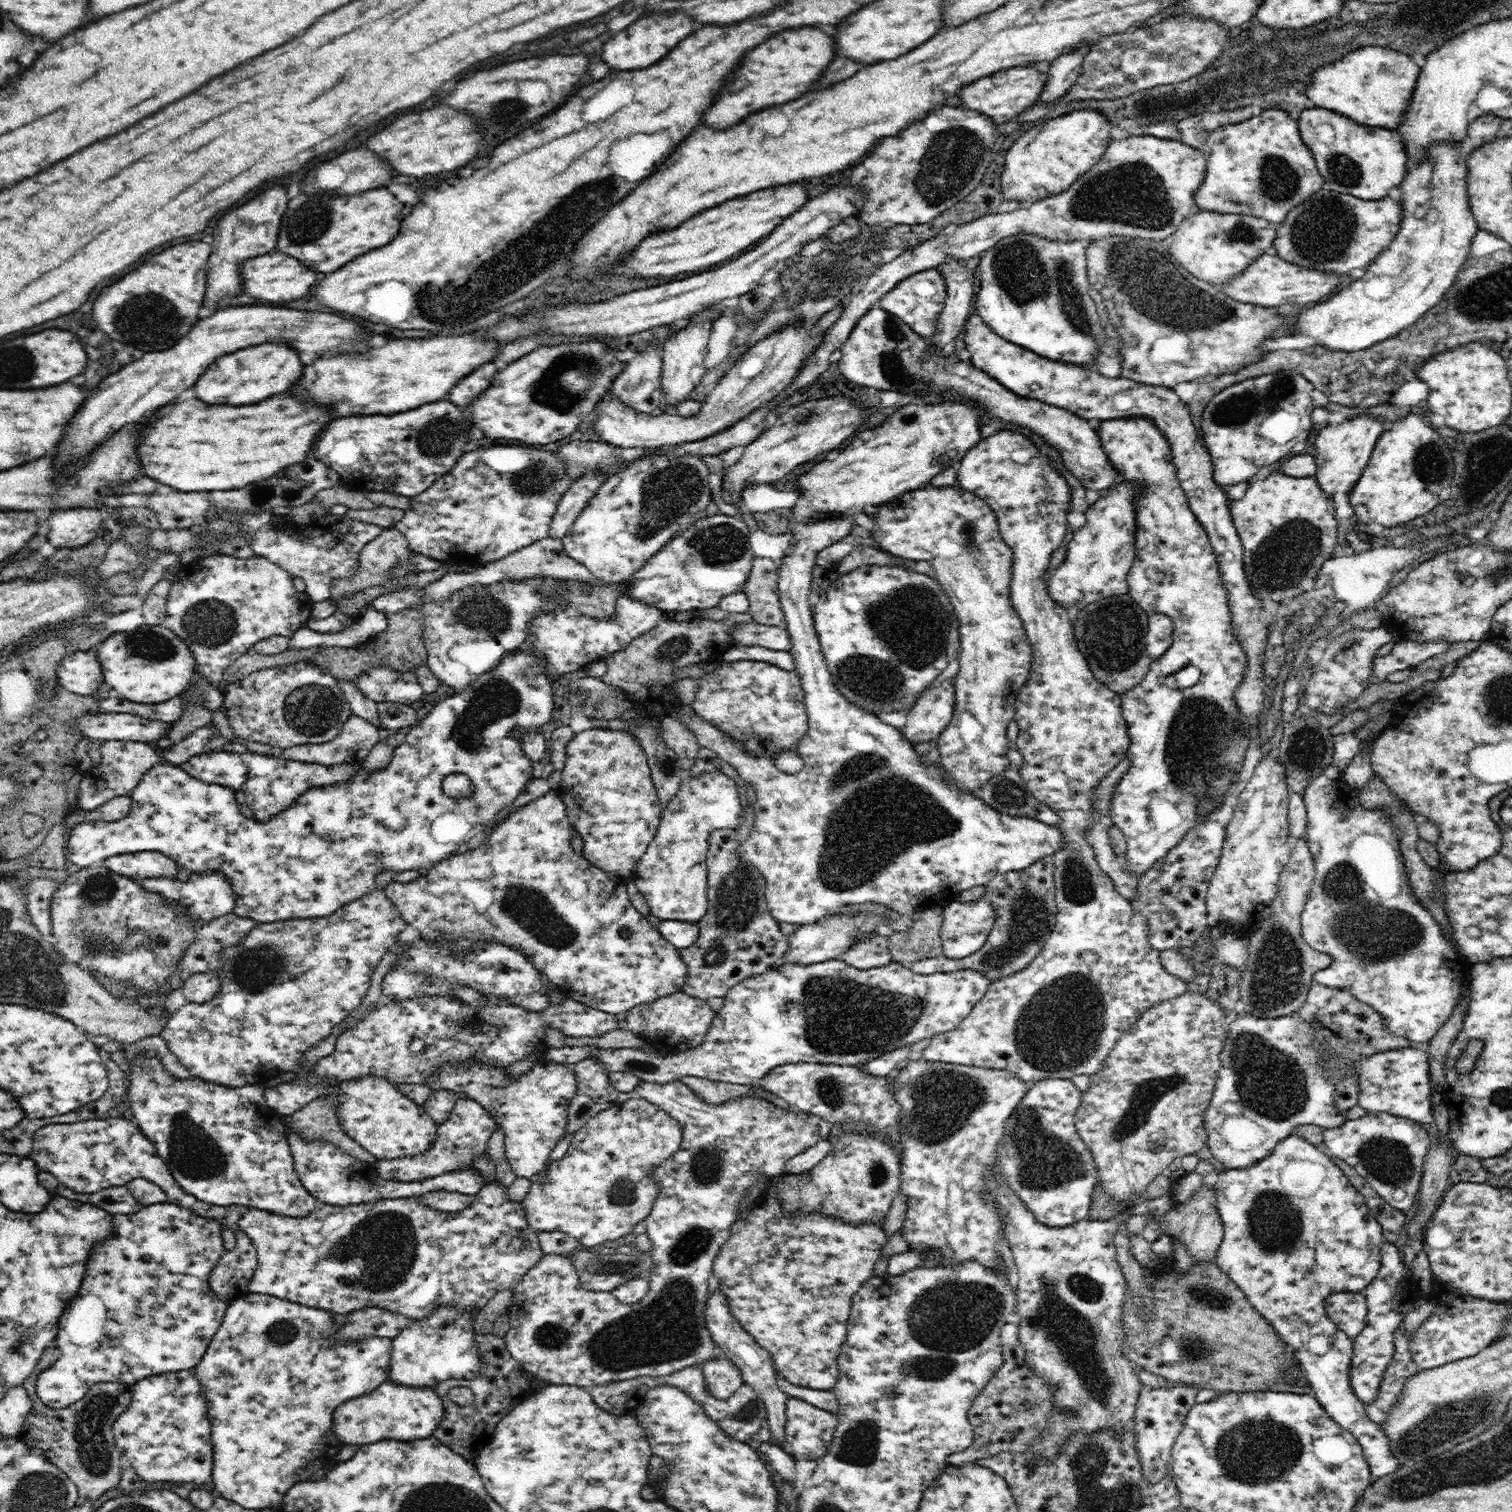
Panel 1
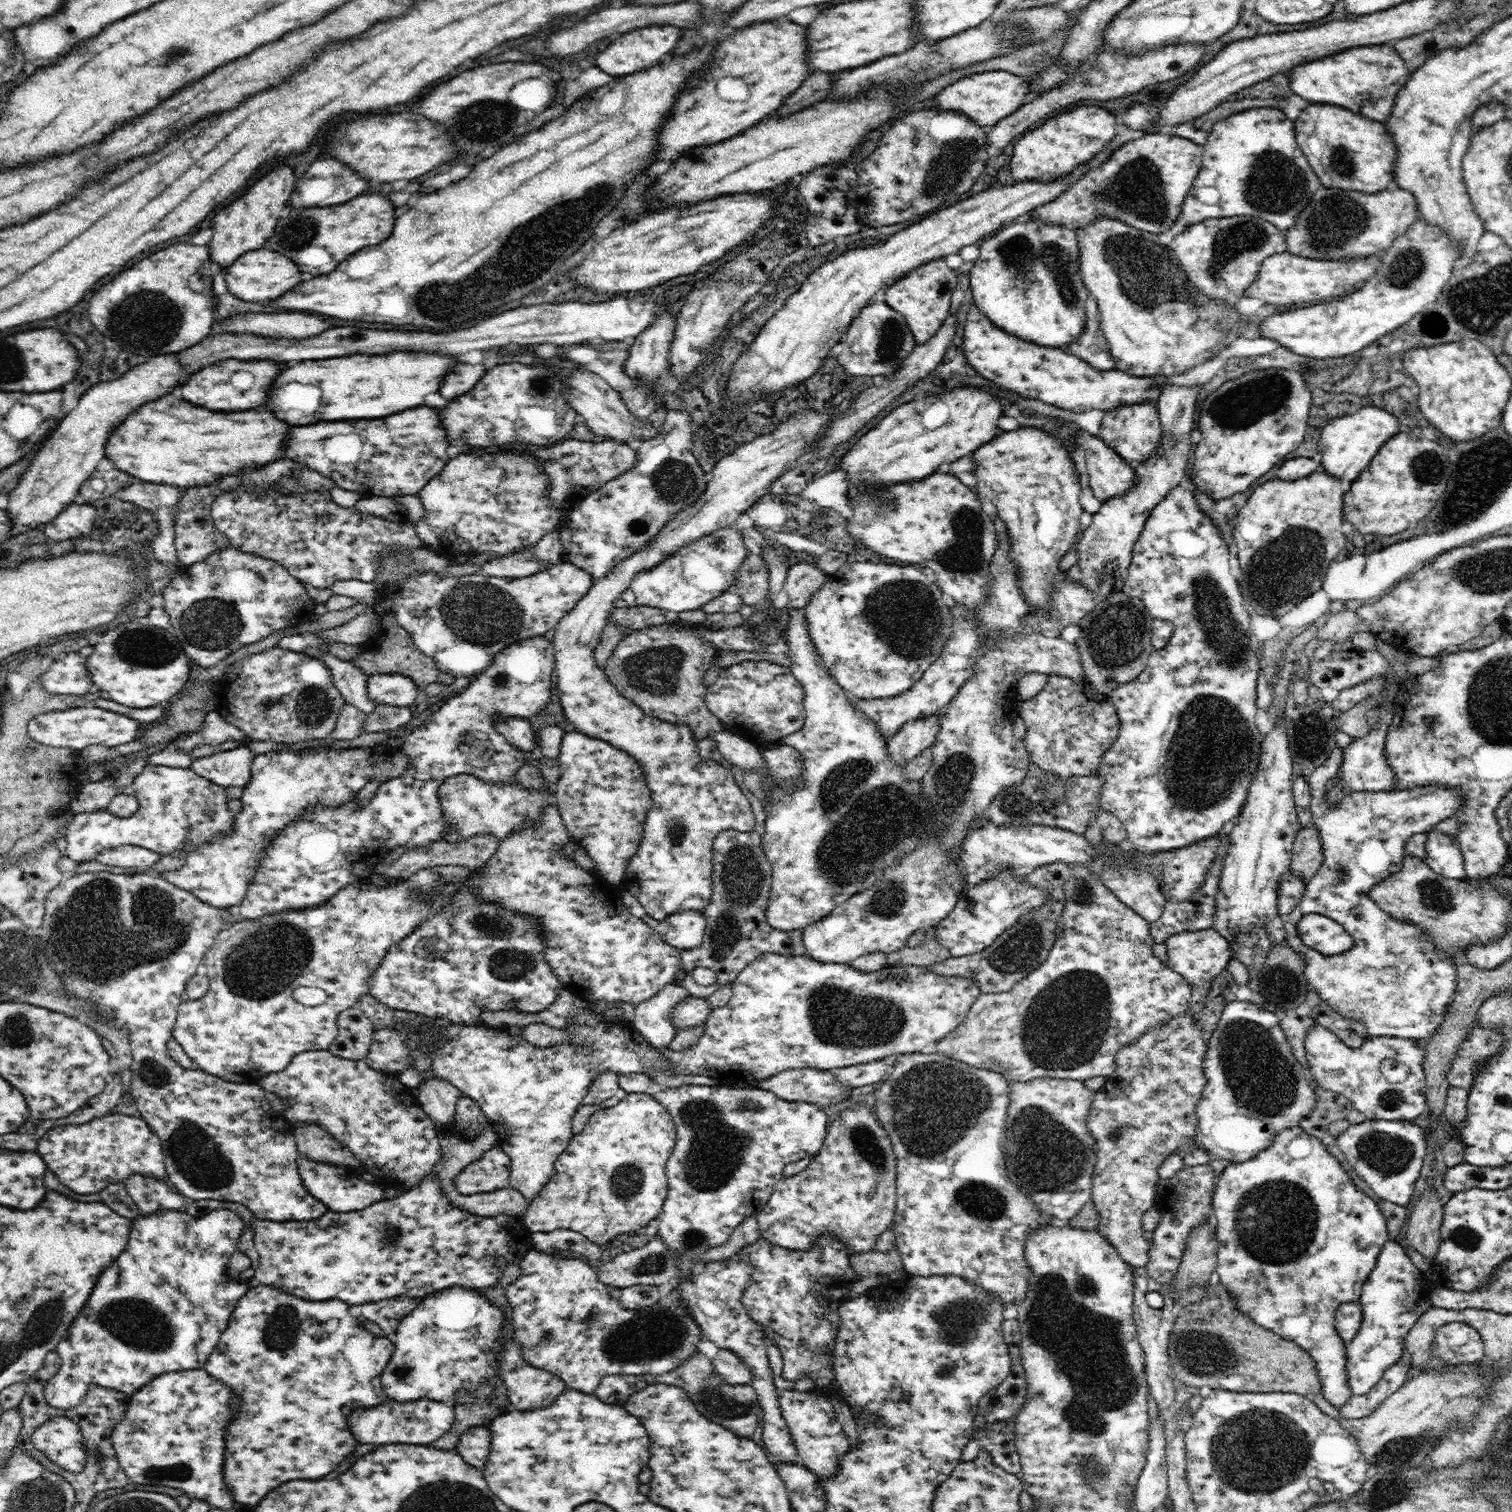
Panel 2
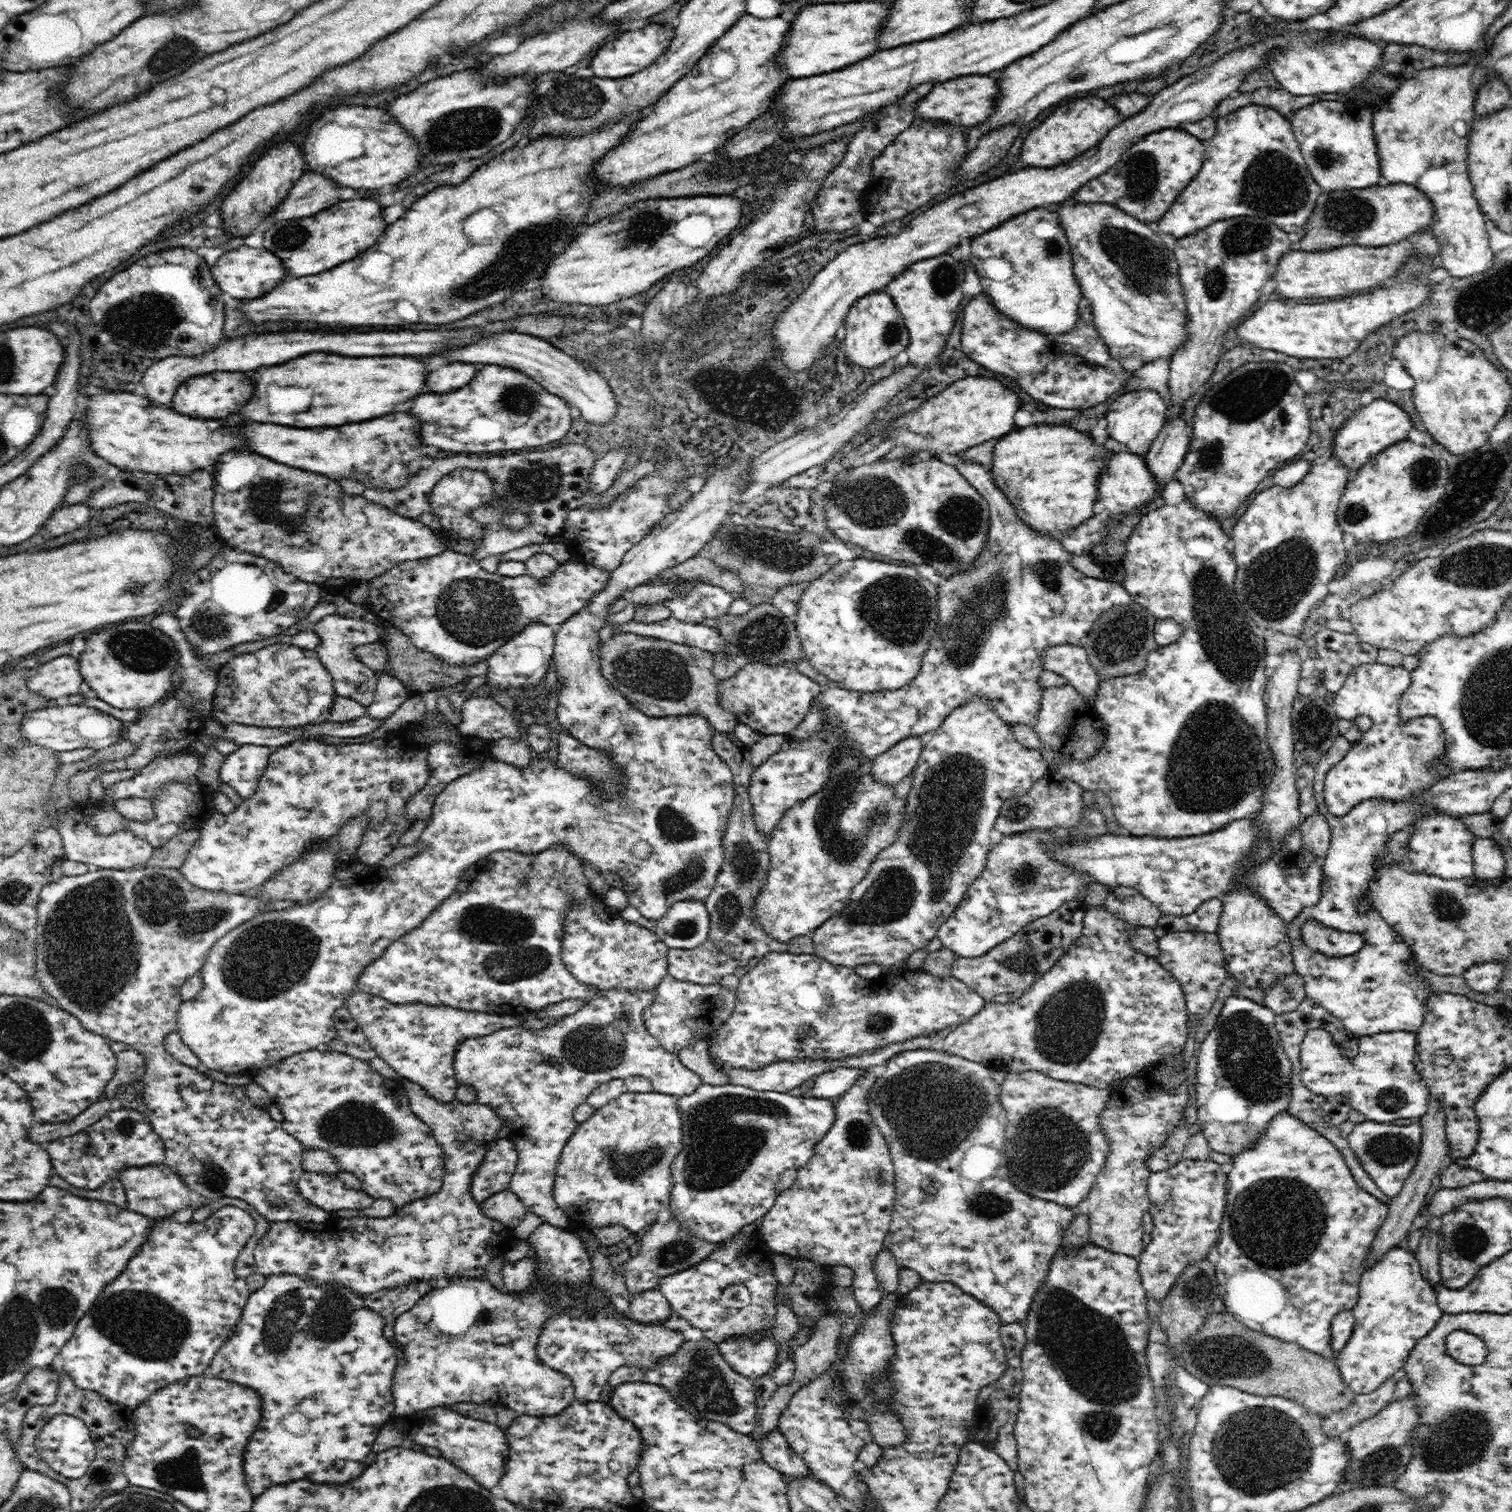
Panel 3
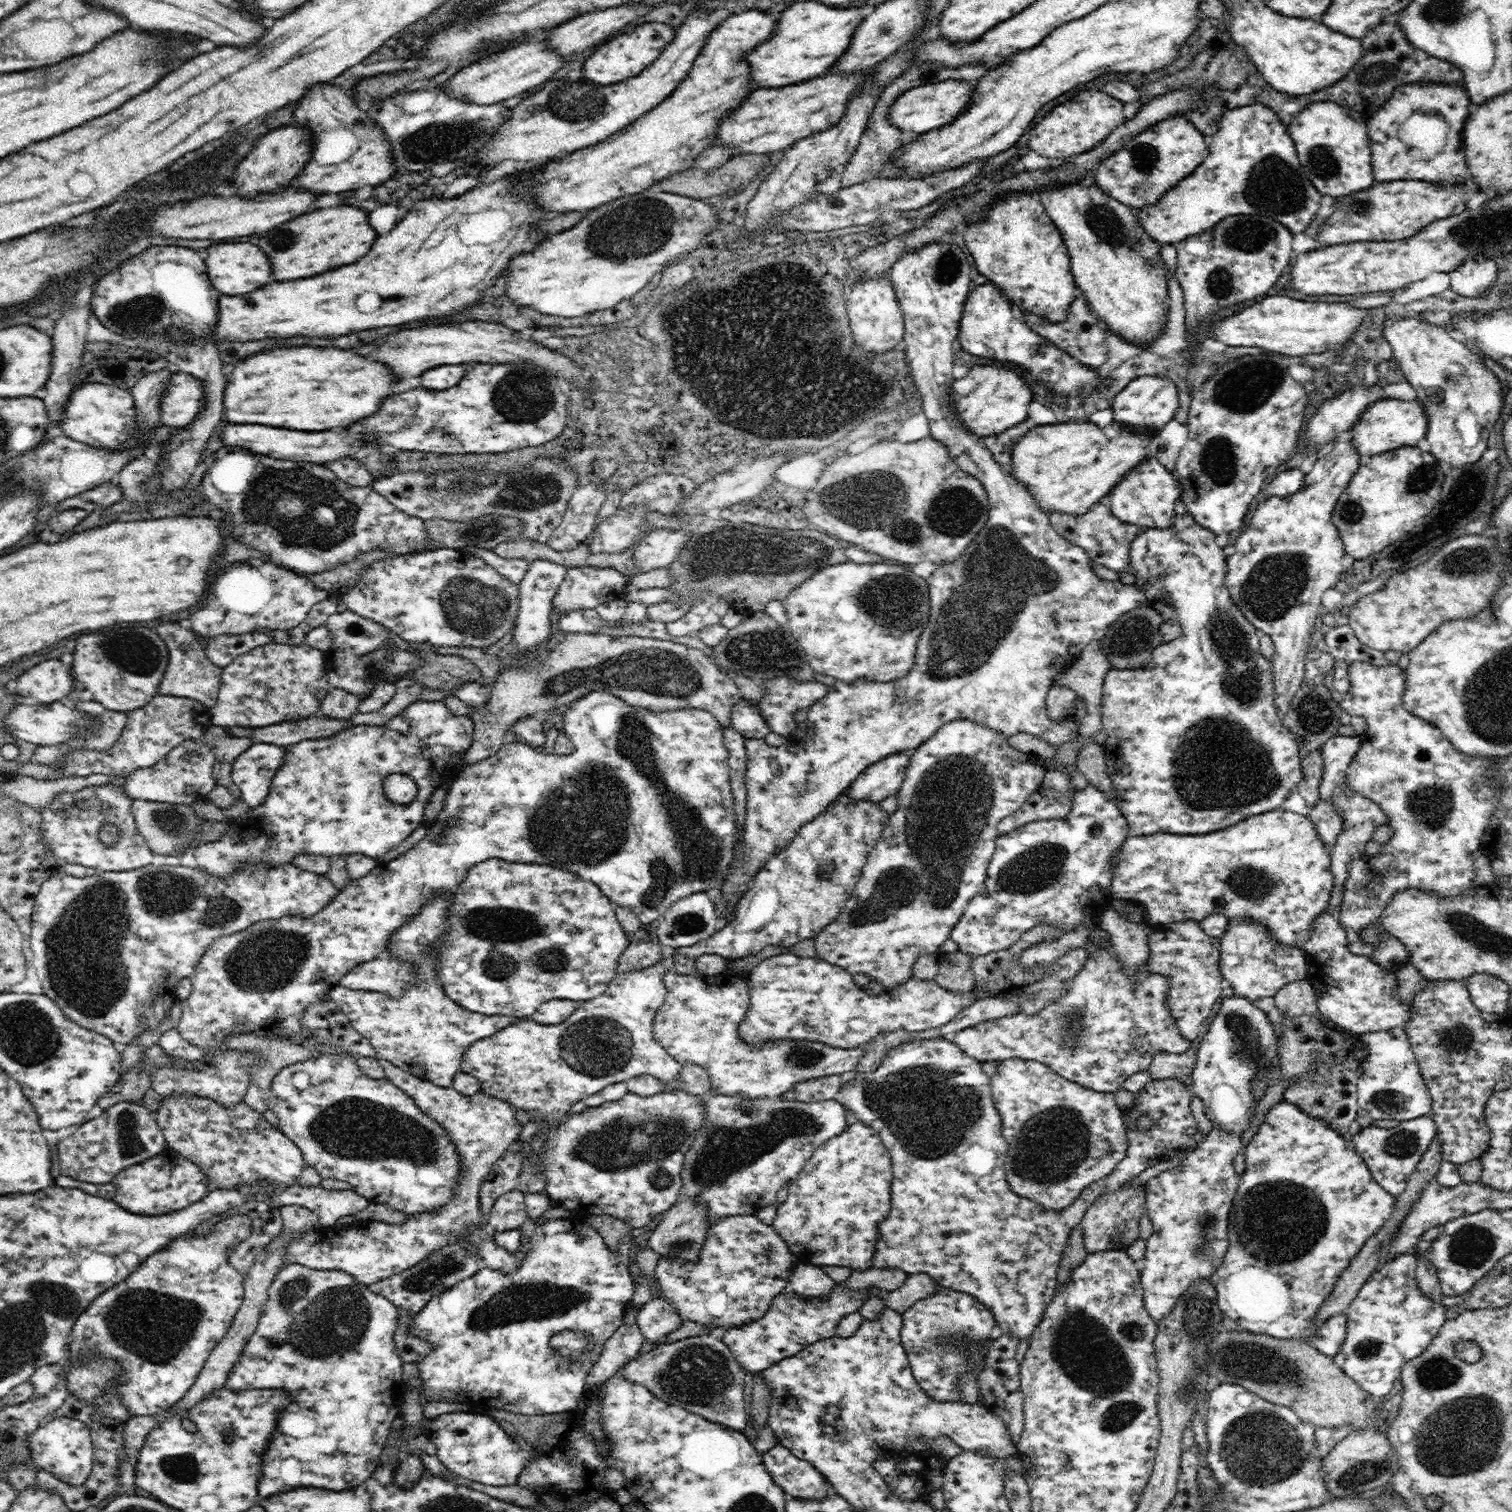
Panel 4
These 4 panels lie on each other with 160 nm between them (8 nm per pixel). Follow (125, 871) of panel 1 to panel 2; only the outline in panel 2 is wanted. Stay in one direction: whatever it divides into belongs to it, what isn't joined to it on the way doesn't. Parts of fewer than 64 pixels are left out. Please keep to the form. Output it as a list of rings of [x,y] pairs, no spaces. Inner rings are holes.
[[[122,845],[113,849],[104,849],[93,859],[102,864],[132,868],[136,873],[146,873],[160,860],[161,855],[136,845]]]

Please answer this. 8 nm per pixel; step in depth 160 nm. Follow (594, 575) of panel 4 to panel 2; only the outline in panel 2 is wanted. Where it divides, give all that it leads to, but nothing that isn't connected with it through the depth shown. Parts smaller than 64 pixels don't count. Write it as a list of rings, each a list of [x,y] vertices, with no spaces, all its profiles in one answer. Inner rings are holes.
[[[563,560],[548,570],[525,578],[496,576],[439,576],[438,574],[414,574],[378,588],[377,602],[387,600],[389,612],[410,633],[414,645],[426,656],[432,657],[438,670],[454,675],[454,678],[479,675],[491,664],[494,655],[522,640],[553,633],[560,619],[567,615],[576,603],[590,590],[595,579],[571,562]]]

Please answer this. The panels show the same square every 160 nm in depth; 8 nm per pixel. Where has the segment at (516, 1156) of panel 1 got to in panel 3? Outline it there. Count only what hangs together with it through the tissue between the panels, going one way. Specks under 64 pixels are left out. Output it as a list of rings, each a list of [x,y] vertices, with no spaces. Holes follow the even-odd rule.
[[[610,988],[600,998],[586,1002],[579,1012],[566,1016],[553,1026],[548,1025],[544,1030],[532,1031],[516,1026],[502,1028],[486,1036],[467,1038],[456,1050],[454,1074],[458,1084],[474,1087],[477,1101],[494,1109],[504,1126],[513,1127],[507,1138],[518,1151],[518,1162],[509,1189],[520,1197],[528,1211],[540,1216],[544,1223],[561,1229],[574,1227],[568,1215],[554,1201],[553,1188],[561,1152],[579,1126],[573,1118],[573,1112],[579,1104],[587,1102],[595,1088],[615,1078],[643,1076],[651,1080],[652,1090],[678,1099],[692,1094],[702,1084],[699,1074],[682,1065],[678,1055],[662,1049],[647,1031],[643,1013],[655,999],[655,989],[650,992],[629,992],[624,988]]]

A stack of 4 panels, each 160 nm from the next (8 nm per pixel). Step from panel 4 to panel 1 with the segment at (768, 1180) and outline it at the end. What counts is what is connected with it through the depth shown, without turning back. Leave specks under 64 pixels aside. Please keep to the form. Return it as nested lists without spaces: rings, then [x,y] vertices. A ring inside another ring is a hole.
[[[641,1080],[640,1084],[634,1088],[633,1093],[659,1106],[662,1110],[665,1110],[666,1113],[670,1114],[670,1117],[674,1118],[682,1125],[682,1131],[684,1131],[678,1152],[674,1152],[669,1159],[664,1160],[654,1174],[652,1174],[660,1192],[658,1192],[658,1198],[656,1198],[654,1204],[652,1204],[650,1214],[646,1216],[644,1220],[647,1228],[646,1233],[653,1244],[650,1249],[653,1267],[652,1274],[650,1274],[648,1278],[648,1292],[645,1294],[644,1300],[634,1304],[628,1304],[620,1302],[613,1295],[613,1291],[586,1290],[582,1288],[582,1283],[580,1283],[580,1279],[578,1279],[578,1273],[576,1273],[576,1269],[574,1269],[572,1260],[564,1258],[564,1256],[558,1256],[557,1254],[544,1255],[544,1258],[540,1260],[537,1266],[532,1267],[523,1276],[520,1284],[513,1289],[512,1306],[507,1309],[508,1314],[510,1314],[510,1328],[505,1334],[504,1339],[511,1355],[526,1371],[536,1378],[548,1381],[551,1384],[578,1385],[590,1390],[598,1385],[607,1385],[612,1381],[623,1381],[638,1376],[666,1376],[686,1367],[706,1363],[708,1359],[720,1355],[721,1353],[718,1346],[714,1342],[712,1335],[707,1329],[707,1324],[705,1323],[705,1306],[707,1298],[709,1297],[708,1278],[710,1278],[712,1274],[712,1267],[718,1257],[720,1248],[722,1248],[724,1242],[730,1238],[732,1226],[740,1217],[739,1213],[742,1211],[740,1207],[742,1199],[748,1194],[748,1190],[750,1190],[752,1186],[758,1184],[758,1178],[762,1176],[762,1174],[770,1179],[781,1176],[786,1173],[784,1164],[786,1164],[790,1158],[794,1158],[796,1154],[808,1150],[808,1148],[814,1146],[814,1144],[821,1140],[819,1124],[808,1112],[796,1110],[788,1106],[785,1107],[785,1105],[781,1104],[780,1107],[776,1107],[776,1105],[770,1103],[768,1099],[760,1099],[760,1097],[756,1097],[756,1095],[742,1095],[737,1099],[730,1099],[727,1103],[716,1106],[704,1102],[702,1098],[698,1099],[698,1097],[692,1093],[692,1090],[680,1080],[666,1082],[666,1084]]]

